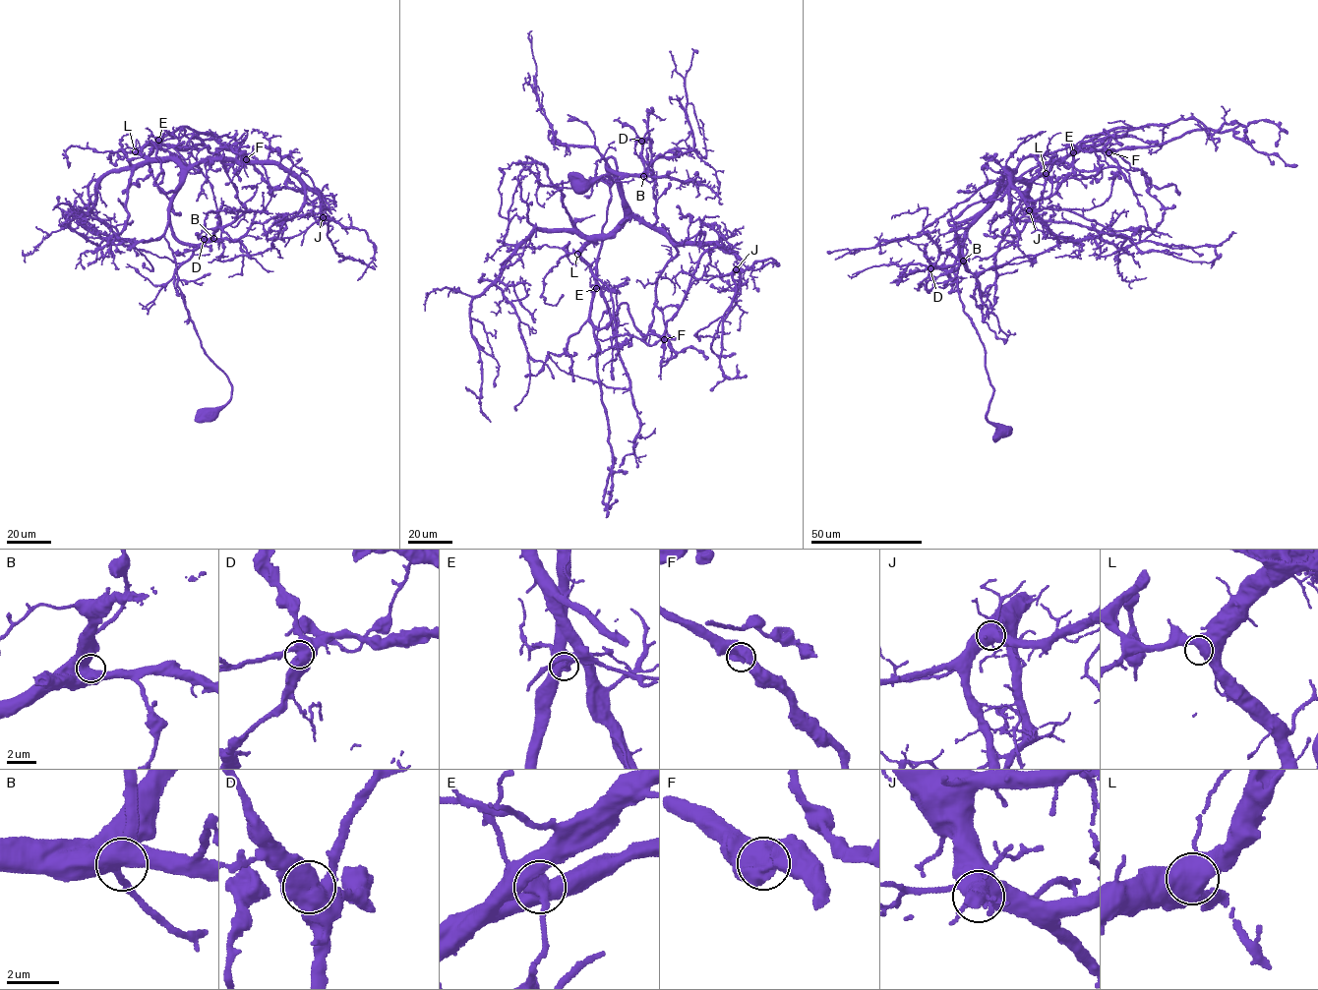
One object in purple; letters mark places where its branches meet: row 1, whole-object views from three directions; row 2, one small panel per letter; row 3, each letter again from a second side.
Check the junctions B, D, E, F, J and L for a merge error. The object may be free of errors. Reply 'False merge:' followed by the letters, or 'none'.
False merge: E

